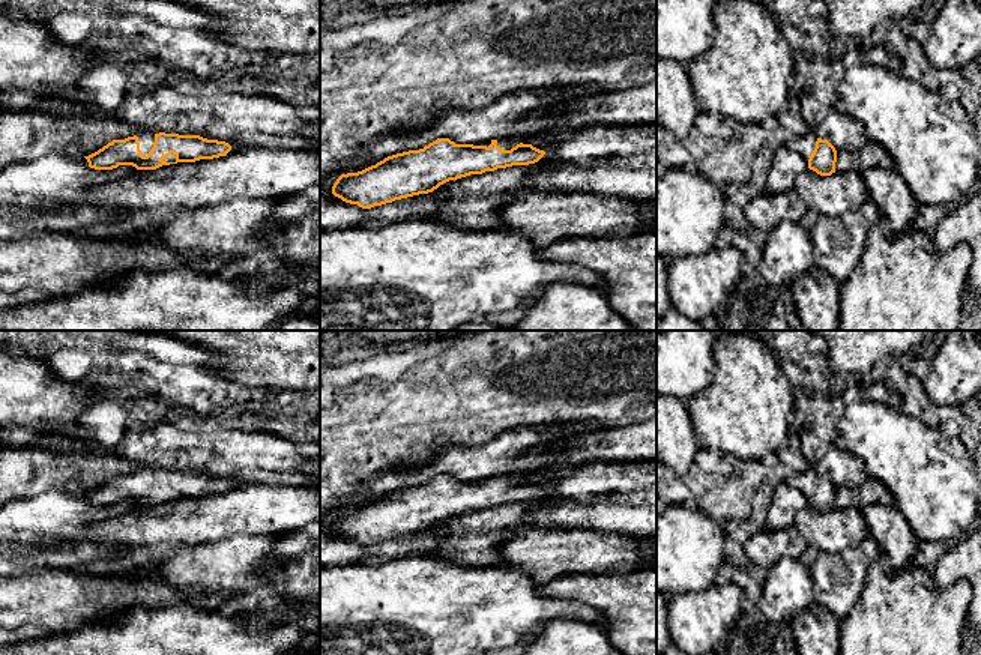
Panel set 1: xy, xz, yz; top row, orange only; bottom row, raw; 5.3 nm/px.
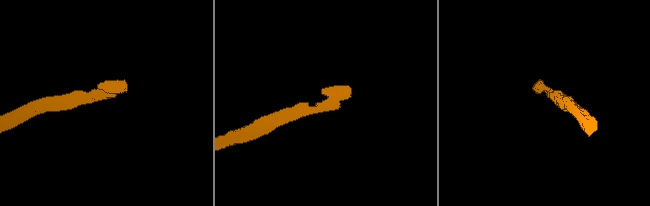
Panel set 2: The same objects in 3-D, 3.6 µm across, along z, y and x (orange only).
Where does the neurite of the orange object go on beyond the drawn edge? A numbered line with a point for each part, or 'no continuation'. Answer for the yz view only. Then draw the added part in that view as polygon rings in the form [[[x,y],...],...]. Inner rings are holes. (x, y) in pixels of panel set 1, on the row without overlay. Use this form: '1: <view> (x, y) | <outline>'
1: yz (804, 481) | [[[808,467],[801,473],[792,475],[789,479],[786,479],[786,482],[790,487],[798,488],[802,494],[808,497],[816,484],[816,478],[817,478],[817,473]]]

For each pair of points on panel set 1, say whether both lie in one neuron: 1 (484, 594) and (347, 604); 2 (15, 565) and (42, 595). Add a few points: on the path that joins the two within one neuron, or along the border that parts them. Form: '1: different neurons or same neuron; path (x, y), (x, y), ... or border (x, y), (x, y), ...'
1: same neuron; path (449, 603), (382, 603)
2: different neurons; border (59, 567), (42, 567), (15, 579)

